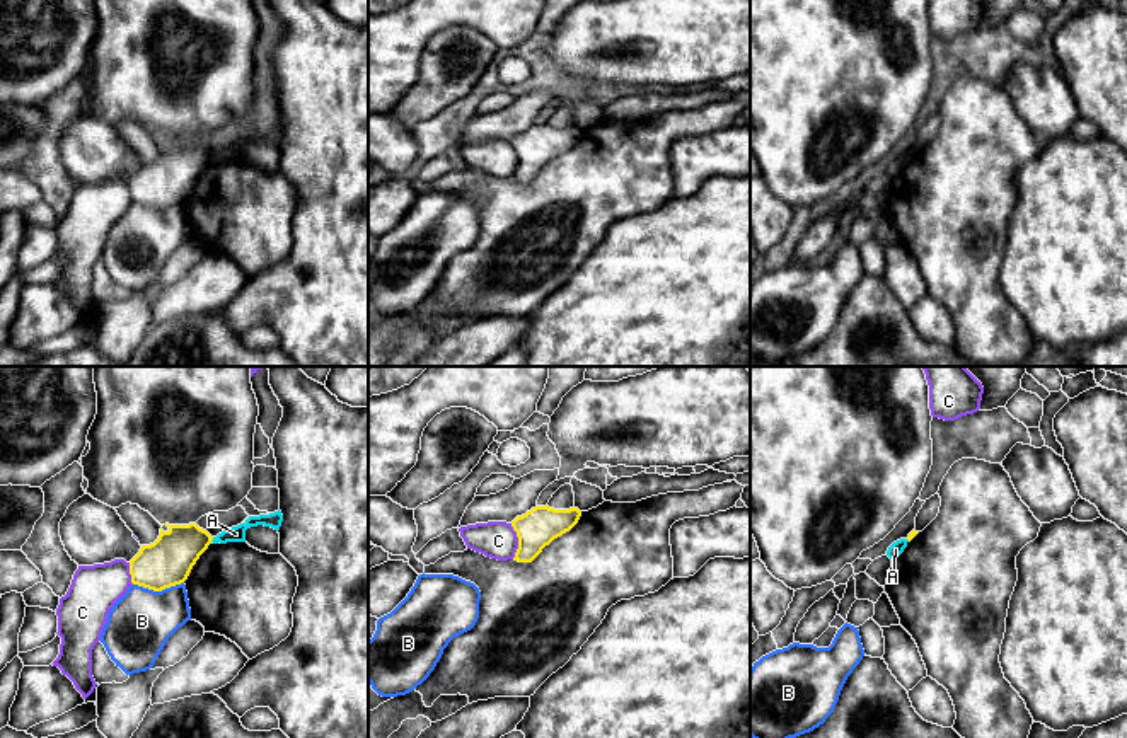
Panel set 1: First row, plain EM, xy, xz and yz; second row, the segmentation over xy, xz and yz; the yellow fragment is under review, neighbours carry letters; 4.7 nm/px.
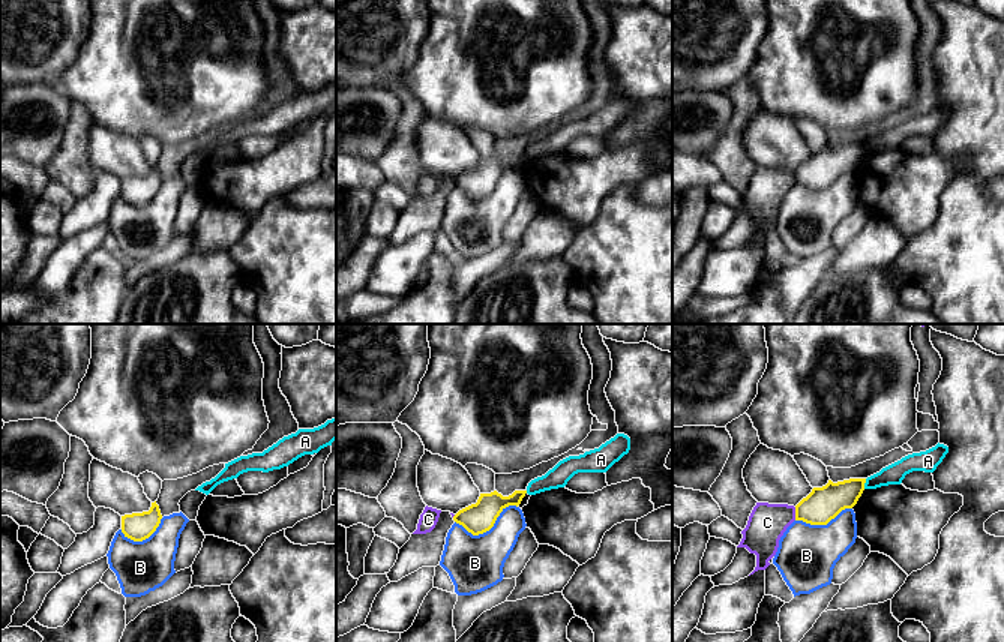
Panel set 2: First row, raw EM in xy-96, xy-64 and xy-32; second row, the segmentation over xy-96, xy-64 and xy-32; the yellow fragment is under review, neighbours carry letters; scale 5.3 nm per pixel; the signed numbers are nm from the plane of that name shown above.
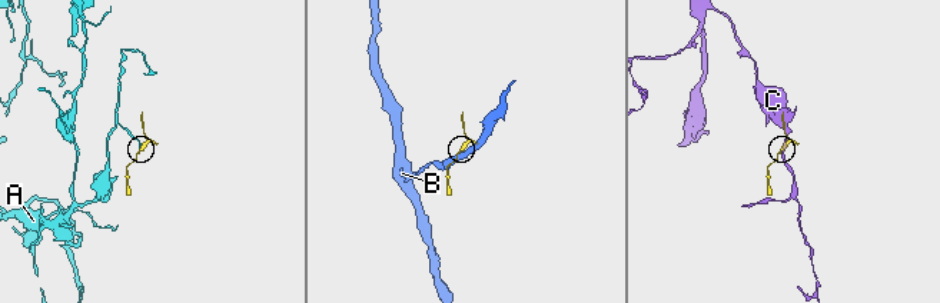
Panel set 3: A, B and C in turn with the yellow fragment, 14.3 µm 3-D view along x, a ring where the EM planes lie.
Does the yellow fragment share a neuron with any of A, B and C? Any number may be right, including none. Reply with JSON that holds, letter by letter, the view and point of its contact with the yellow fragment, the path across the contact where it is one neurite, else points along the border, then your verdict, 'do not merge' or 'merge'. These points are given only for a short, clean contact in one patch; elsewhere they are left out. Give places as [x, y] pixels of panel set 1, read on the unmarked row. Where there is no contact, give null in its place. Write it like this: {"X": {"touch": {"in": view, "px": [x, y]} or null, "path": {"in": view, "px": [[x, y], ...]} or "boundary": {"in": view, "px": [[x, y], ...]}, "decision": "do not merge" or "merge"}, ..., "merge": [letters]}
{"A": {"touch": {"in": "xy", "px": [212, 157]}, "boundary": {"in": "xy", "px": [[213, 155], [210, 159]]}, "decision": "do not merge"}, "B": {"touch": {"in": "xy", "px": [157, 208]}, "decision": "do not merge"}, "C": {"touch": {"in": "xz", "px": [519, 159]}, "decision": "do not merge"}, "merge": []}

